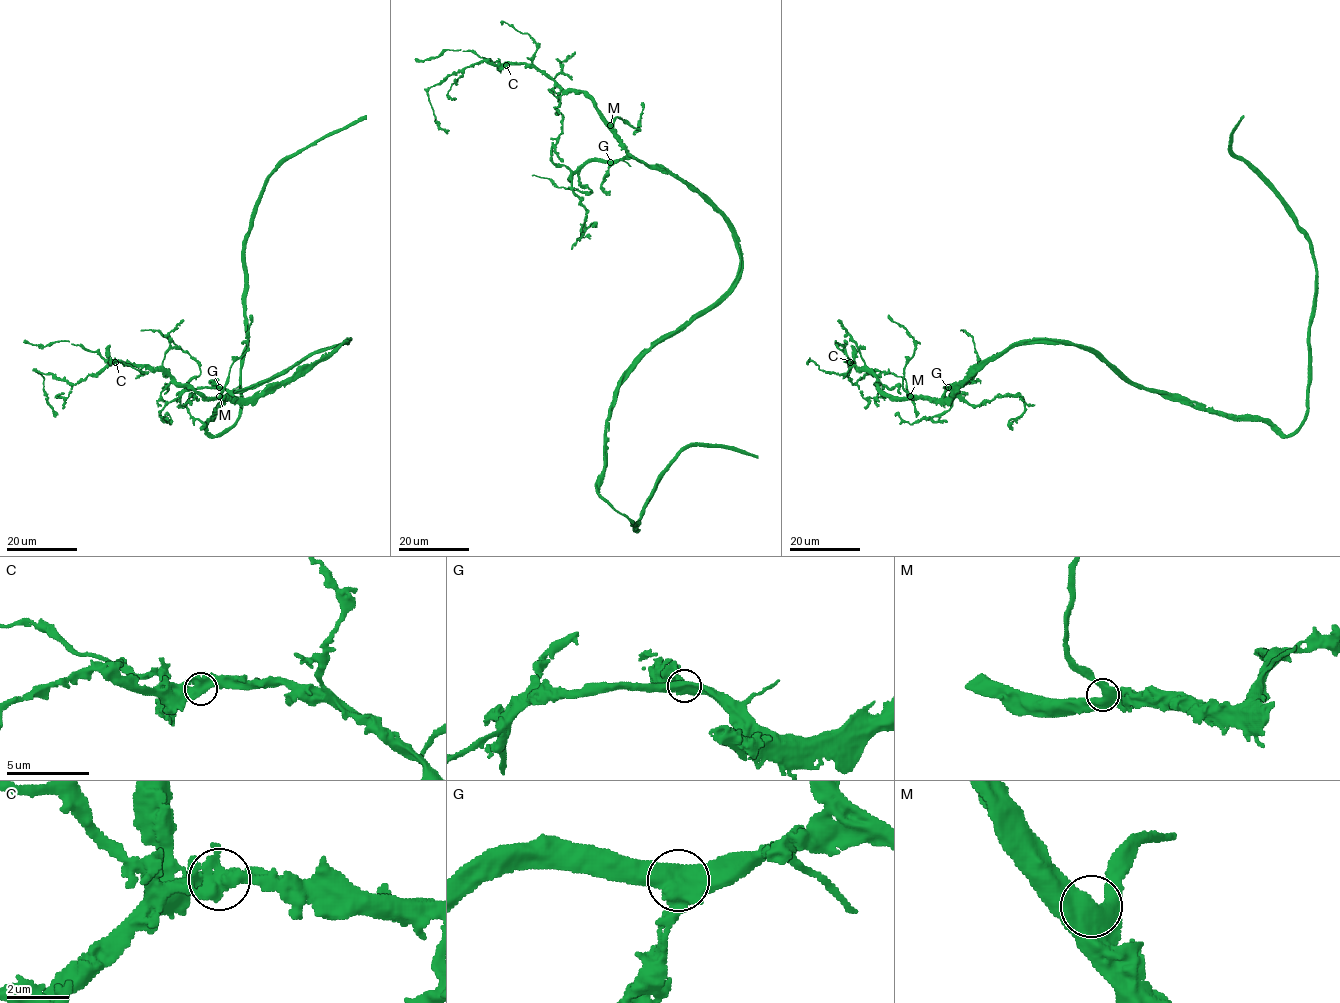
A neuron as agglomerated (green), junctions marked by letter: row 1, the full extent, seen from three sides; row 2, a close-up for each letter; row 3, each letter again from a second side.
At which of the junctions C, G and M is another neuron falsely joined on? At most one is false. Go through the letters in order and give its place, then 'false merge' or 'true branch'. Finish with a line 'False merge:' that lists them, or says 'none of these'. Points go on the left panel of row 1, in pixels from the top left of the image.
C: place (115, 362); true branch
G: place (219, 387); true branch
M: place (219, 396); true branch
False merge: none of these

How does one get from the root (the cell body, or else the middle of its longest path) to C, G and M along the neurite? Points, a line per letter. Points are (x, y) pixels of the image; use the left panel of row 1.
C: (277, 373), (309, 354), (348, 343), (324, 354), (277, 388), (241, 399), (205, 399), (162, 371), (115, 361)
G: (277, 373), (292, 368), (309, 354), (348, 343), (341, 344), (306, 371), (269, 392), (237, 398), (219, 387)
M: (277, 373), (292, 368), (309, 354), (348, 343), (341, 344), (306, 371), (269, 392), (241, 399), (219, 396)

